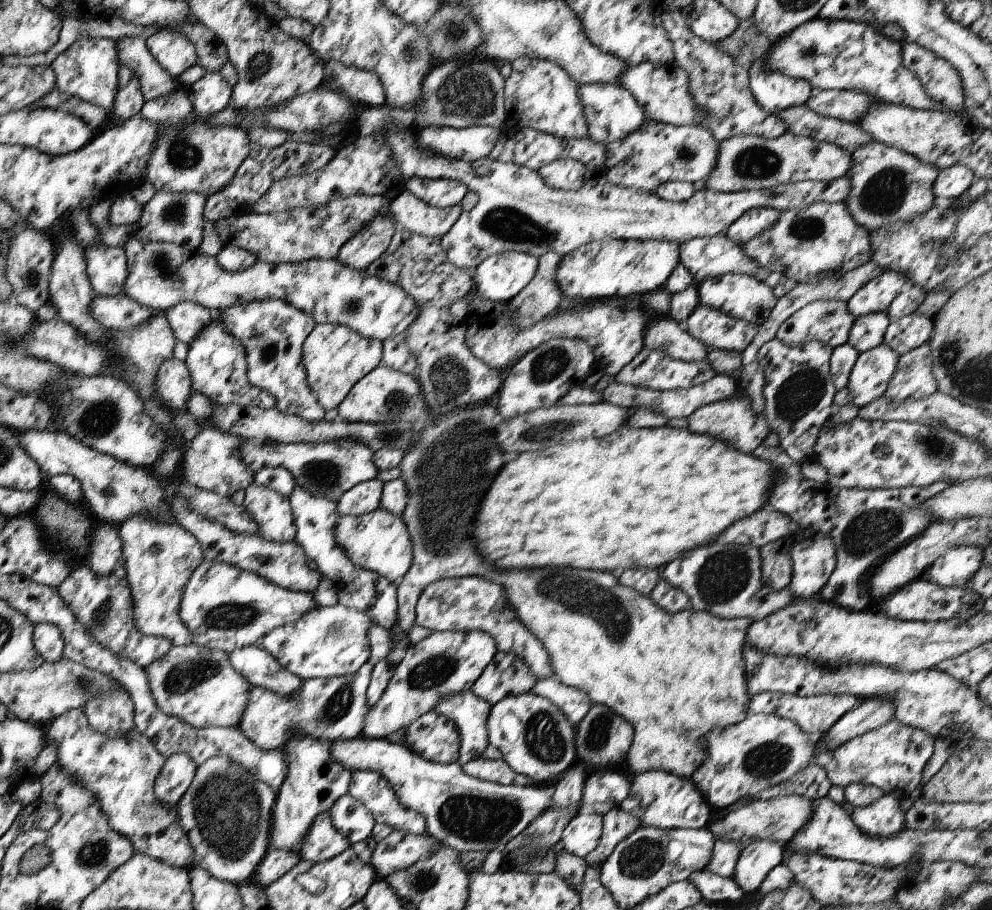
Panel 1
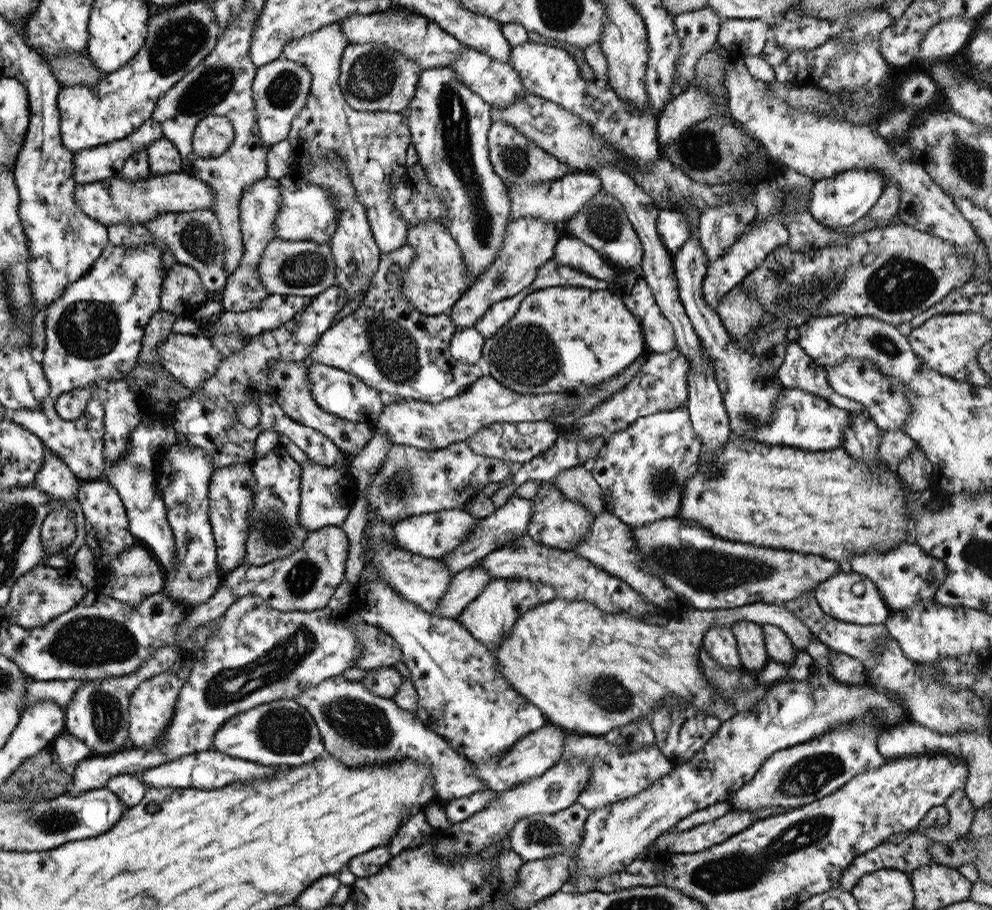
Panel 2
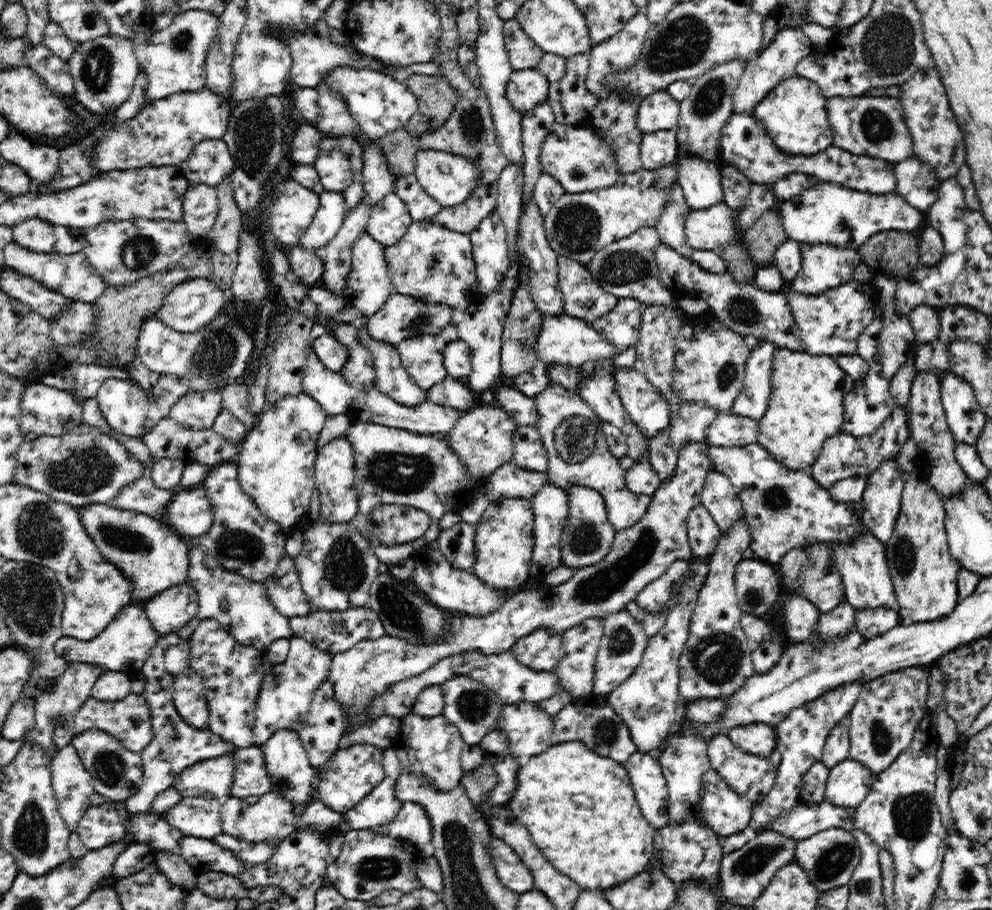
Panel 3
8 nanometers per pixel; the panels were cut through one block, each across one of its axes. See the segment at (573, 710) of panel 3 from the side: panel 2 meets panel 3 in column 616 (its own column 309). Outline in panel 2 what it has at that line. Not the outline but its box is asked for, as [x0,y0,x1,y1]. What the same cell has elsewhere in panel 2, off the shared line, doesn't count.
[211,699,324,766]

